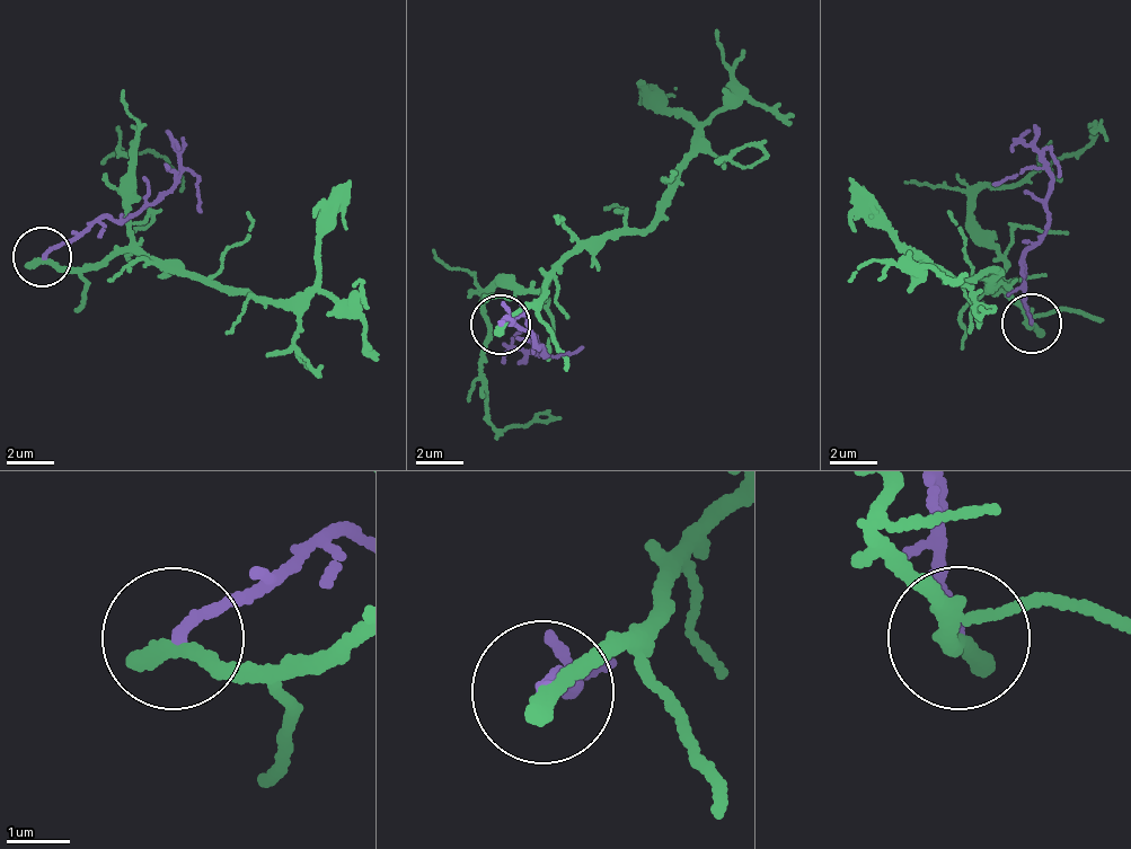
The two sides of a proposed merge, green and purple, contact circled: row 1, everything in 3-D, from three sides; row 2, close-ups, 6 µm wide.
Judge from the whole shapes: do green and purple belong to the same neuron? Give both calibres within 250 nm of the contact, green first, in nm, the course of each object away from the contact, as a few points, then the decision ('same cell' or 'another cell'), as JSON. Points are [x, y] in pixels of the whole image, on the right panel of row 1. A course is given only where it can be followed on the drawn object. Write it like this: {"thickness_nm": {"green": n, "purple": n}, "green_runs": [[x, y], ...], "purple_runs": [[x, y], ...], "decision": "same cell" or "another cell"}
{"thickness_nm": {"green": 320, "purple": 170}, "green_runs": [[1032, 323], [1027, 325], [998, 290], [992, 274], [953, 277], [922, 263], [886, 258], [850, 280]], "purple_runs": [[1032, 323], [1024, 259], [1037, 244], [1052, 191], [1045, 148], [1060, 176]], "decision": "another cell"}

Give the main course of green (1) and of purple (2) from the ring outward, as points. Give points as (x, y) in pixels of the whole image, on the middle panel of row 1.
1: (498, 326), (522, 308), (553, 270), (656, 218), (690, 157), (696, 124), (729, 100), (732, 68), (717, 31)
2: (498, 326), (518, 321), (535, 332), (544, 357), (582, 348)

